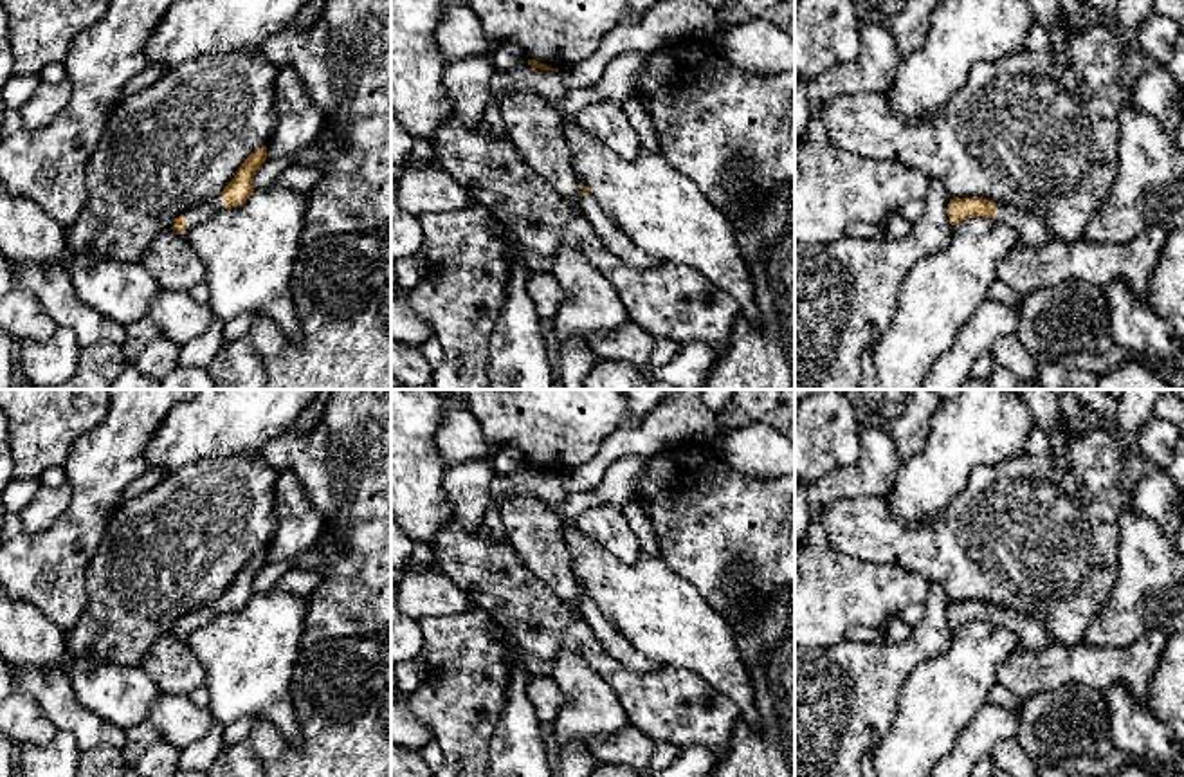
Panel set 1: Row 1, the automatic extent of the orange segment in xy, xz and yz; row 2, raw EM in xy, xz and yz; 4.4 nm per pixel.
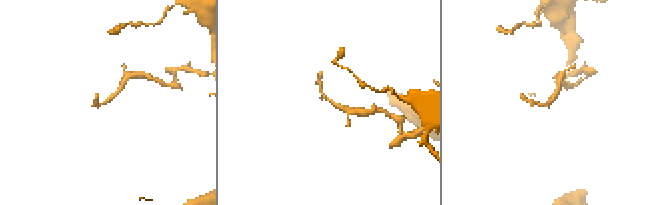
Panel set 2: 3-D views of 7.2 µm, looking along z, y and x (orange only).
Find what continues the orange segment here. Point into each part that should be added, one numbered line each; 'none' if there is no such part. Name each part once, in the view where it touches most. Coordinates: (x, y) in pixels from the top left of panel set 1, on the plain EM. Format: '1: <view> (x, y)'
1: xy (200, 617)

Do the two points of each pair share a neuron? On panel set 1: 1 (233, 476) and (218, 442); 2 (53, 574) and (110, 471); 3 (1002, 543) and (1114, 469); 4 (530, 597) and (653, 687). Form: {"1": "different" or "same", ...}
{"1": "different", "2": "same", "3": "same", "4": "same"}

